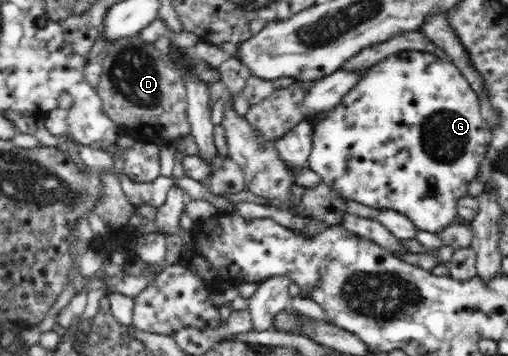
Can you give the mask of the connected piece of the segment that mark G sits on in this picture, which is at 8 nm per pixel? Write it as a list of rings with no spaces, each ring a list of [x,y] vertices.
[[[400,51],[371,66],[367,74],[360,78],[359,82],[343,96],[339,104],[331,109],[321,122],[317,122],[313,130],[308,166],[318,174],[323,183],[341,194],[345,200],[353,200],[377,210],[397,211],[409,218],[418,230],[427,230],[435,234],[447,228],[453,222],[453,218],[458,216],[457,204],[463,196],[467,196],[470,182],[477,178],[489,142],[489,132],[485,130],[484,120],[480,114],[479,98],[471,89],[469,82],[450,60],[438,58],[434,53],[424,51]]]

